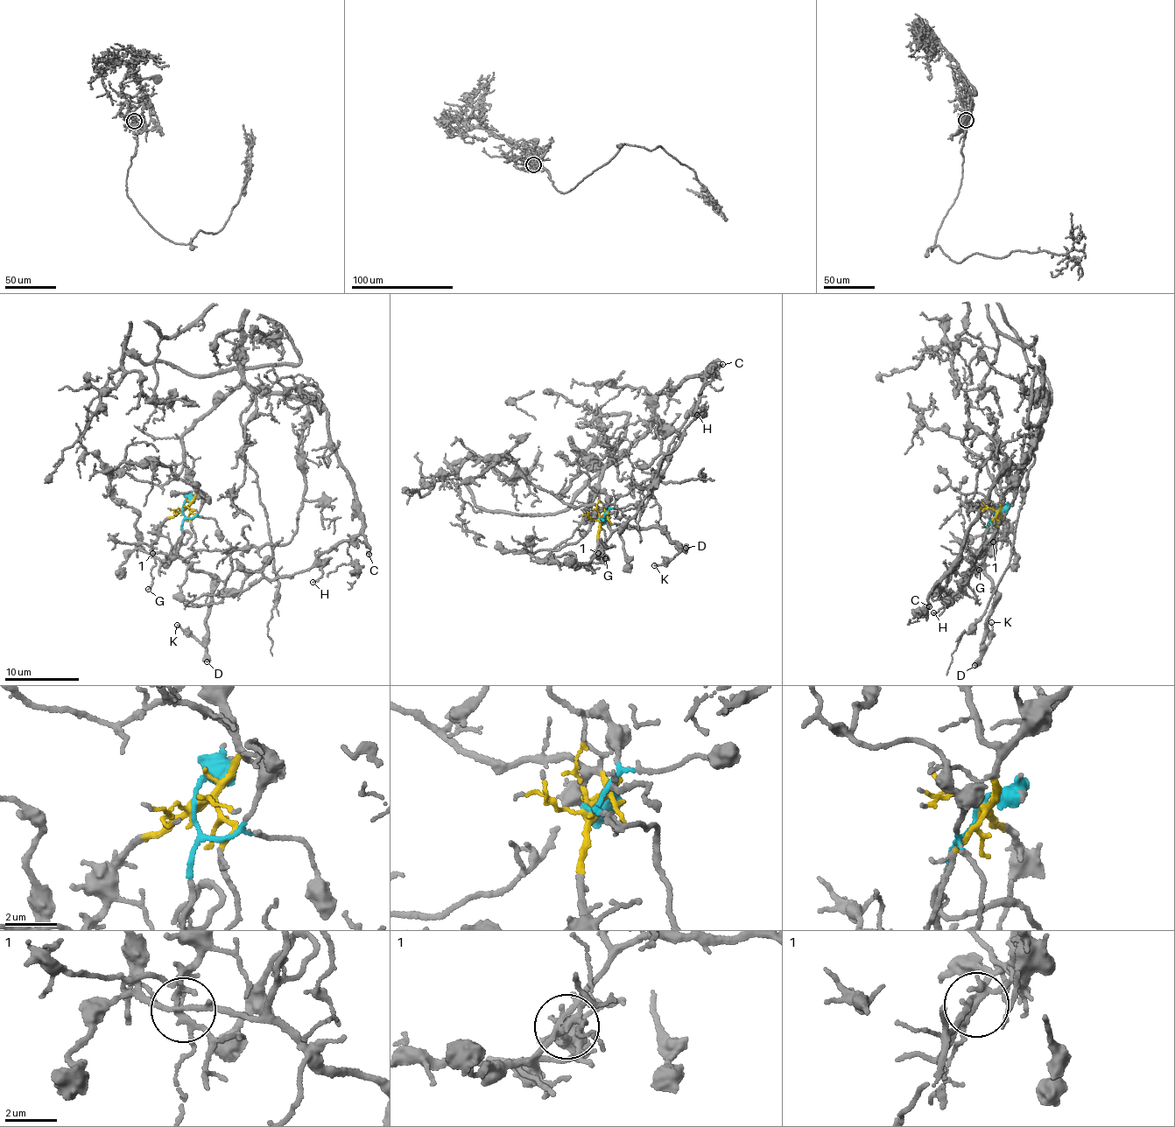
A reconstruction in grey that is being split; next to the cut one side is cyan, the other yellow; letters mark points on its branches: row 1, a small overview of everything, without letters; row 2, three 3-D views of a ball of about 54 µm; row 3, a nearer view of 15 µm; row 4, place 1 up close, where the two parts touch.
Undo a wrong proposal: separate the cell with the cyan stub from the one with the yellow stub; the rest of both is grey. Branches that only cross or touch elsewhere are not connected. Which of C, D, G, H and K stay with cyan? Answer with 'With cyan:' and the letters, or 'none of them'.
With cyan: D, K

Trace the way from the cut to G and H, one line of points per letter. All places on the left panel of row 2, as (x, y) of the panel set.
G: (184, 510), (163, 522), (160, 535), (153, 540), (155, 559), (151, 571), (153, 578), (148, 589)
H: (184, 510), (194, 488), (183, 436), (215, 403), (245, 384), (321, 409), (362, 523), (317, 557), (312, 581)

